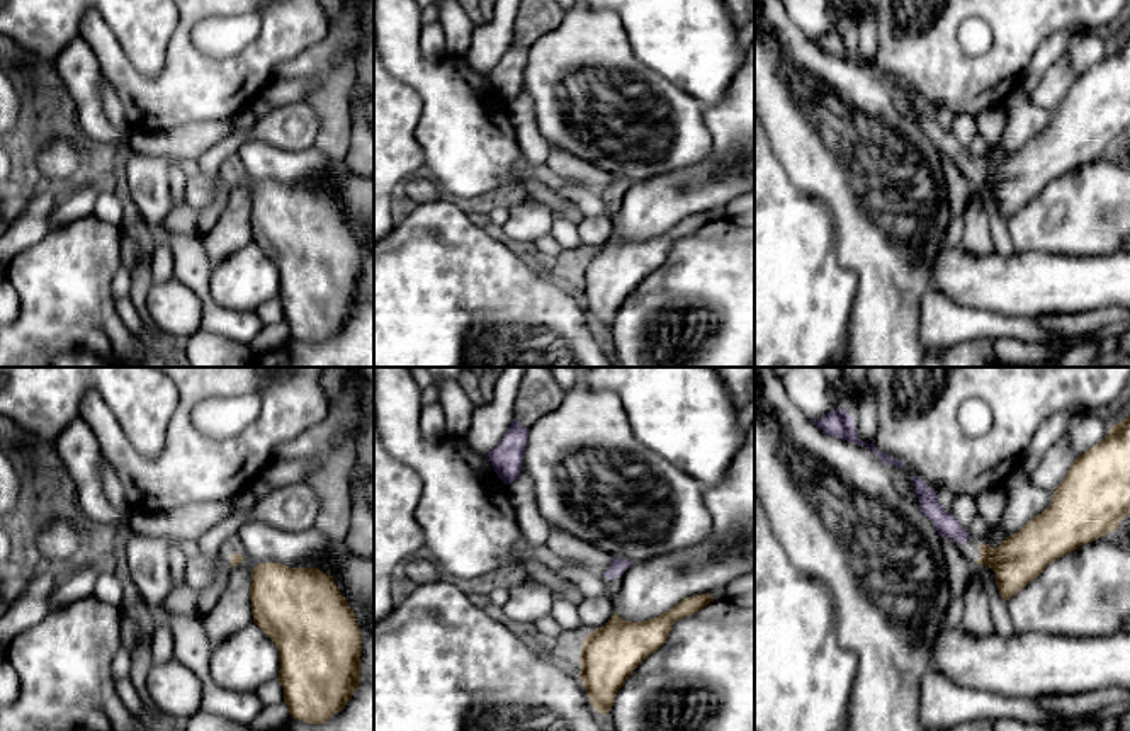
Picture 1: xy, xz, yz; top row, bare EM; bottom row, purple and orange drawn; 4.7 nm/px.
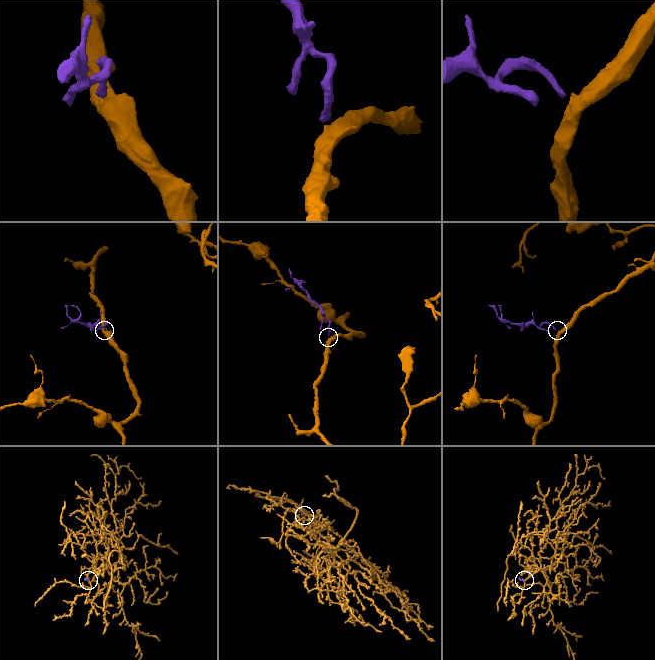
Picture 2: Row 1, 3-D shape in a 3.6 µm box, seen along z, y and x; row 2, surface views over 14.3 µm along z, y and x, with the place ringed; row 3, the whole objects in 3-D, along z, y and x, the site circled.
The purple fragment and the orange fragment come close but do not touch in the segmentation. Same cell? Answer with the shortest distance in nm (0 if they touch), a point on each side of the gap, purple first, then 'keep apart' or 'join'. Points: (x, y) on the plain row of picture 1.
gap 60 nm; span yz (967, 157), (979, 164); join

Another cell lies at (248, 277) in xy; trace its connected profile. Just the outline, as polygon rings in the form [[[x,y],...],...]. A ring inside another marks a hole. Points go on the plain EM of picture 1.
[[[250,241],[214,265],[209,289],[212,299],[229,309],[257,309],[279,299],[279,270],[272,258]]]

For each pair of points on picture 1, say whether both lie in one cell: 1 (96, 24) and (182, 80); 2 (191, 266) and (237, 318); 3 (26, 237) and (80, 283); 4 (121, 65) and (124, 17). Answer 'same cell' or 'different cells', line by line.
1: same cell
2: same cell
3: different cells
4: different cells

